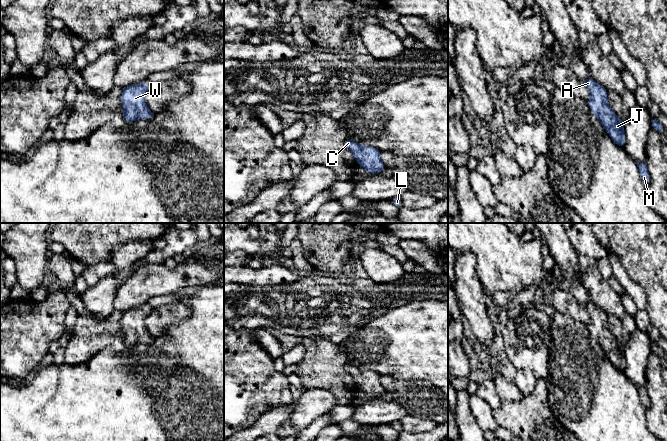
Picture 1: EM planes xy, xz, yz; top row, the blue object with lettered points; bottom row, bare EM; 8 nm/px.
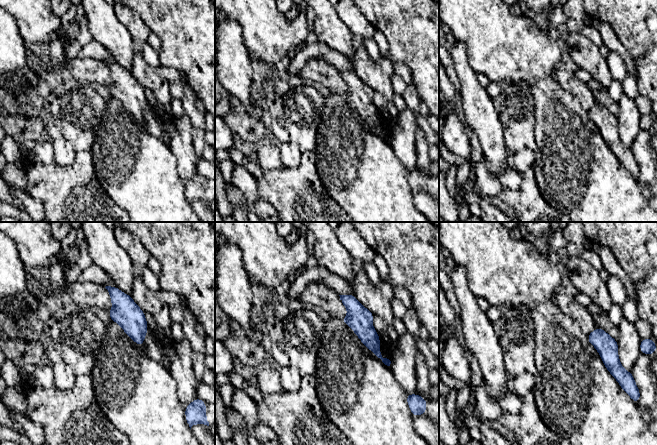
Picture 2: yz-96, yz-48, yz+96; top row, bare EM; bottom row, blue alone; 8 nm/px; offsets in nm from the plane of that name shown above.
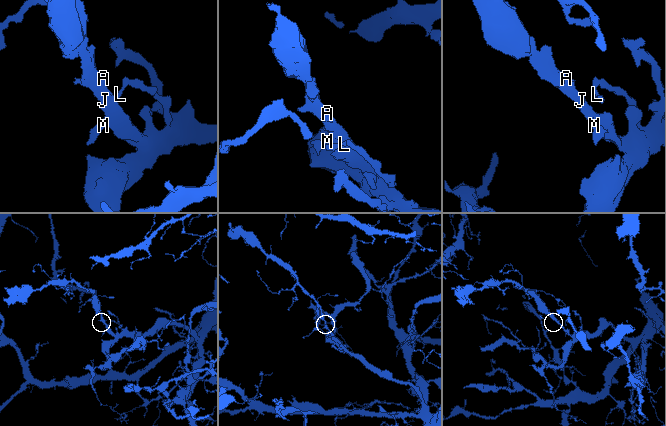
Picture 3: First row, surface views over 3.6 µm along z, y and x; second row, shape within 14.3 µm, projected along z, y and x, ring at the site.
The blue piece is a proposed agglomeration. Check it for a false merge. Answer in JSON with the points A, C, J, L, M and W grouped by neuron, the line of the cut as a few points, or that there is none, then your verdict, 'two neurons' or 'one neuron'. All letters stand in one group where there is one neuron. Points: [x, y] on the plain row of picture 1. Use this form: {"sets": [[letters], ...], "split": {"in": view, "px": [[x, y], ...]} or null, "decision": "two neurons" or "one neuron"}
{"sets": [["A", "C", "J", "L", "M", "W"]], "split": null, "decision": "one neuron"}

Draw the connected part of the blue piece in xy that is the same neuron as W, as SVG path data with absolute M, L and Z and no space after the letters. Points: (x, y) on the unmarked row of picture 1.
M140 306L123 312L119 322L124 334L122 340L127 347L137 343L152 343L153 336L145 327L145 316L149 309L150 306Z

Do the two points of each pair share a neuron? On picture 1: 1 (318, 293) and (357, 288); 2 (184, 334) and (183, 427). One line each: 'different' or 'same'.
1: same
2: same

